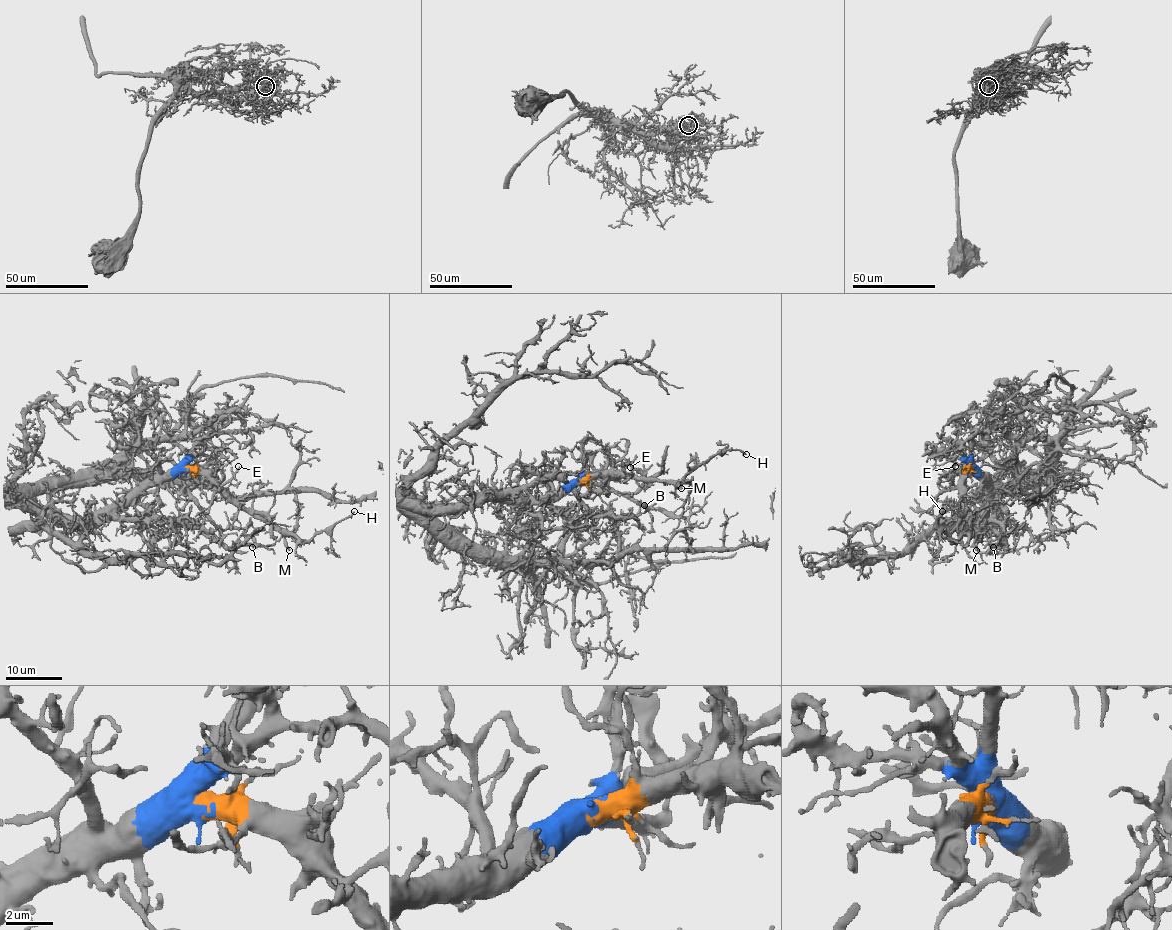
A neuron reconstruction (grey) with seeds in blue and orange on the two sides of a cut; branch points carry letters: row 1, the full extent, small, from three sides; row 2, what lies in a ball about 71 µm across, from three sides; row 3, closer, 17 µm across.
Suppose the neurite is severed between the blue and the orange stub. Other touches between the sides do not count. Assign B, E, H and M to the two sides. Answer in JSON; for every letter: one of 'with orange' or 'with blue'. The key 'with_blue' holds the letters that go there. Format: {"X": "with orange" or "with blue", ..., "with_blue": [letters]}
{"B": "with blue", "E": "with orange", "H": "with orange", "M": "with orange", "with_blue": ["B"]}

